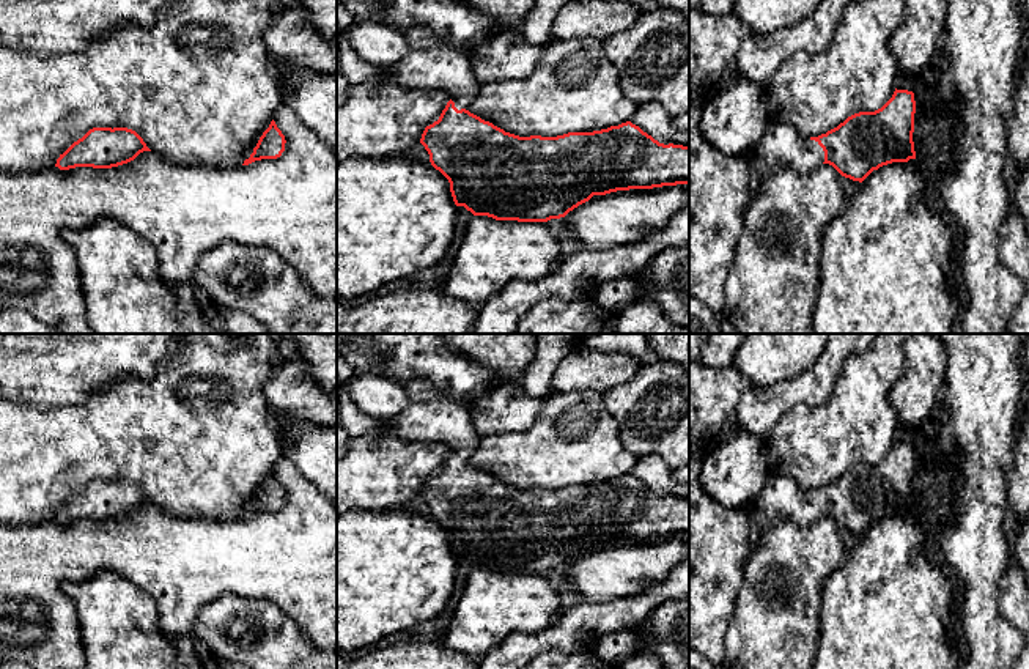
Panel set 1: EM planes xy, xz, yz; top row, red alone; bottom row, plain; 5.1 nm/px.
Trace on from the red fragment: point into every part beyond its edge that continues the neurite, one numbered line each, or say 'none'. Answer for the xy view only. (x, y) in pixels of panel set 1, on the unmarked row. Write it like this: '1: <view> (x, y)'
none

